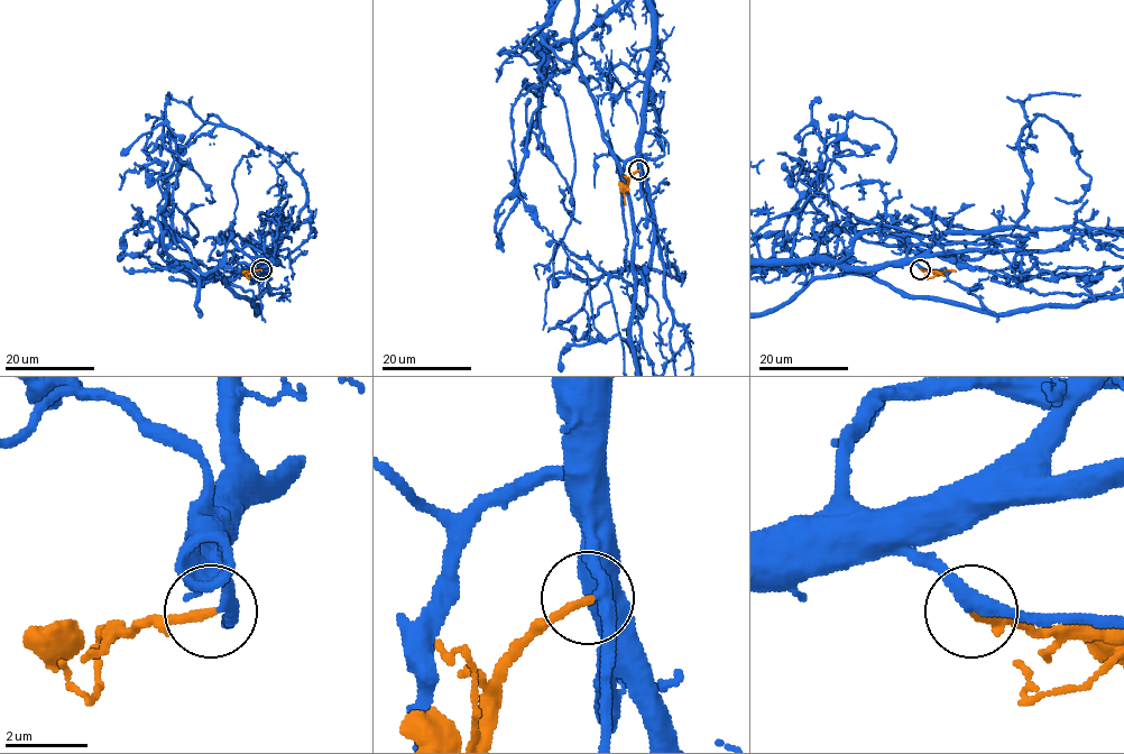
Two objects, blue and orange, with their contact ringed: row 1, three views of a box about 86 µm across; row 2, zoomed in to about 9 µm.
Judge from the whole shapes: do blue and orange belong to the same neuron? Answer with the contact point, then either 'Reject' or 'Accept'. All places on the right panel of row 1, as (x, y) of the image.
Place: (920, 269). Accept

